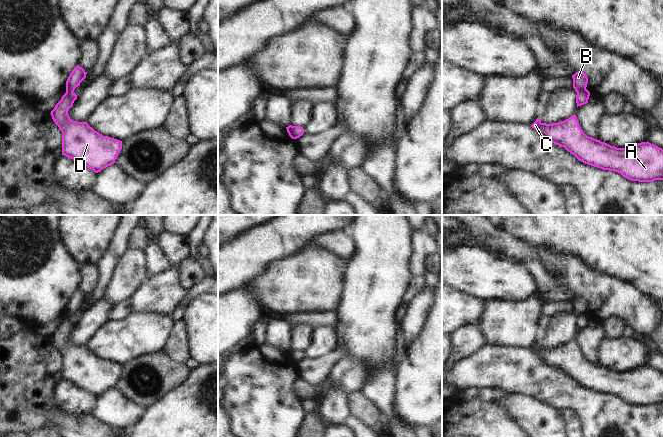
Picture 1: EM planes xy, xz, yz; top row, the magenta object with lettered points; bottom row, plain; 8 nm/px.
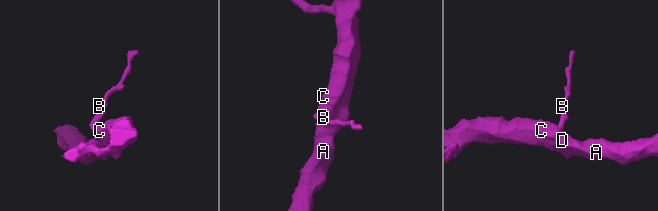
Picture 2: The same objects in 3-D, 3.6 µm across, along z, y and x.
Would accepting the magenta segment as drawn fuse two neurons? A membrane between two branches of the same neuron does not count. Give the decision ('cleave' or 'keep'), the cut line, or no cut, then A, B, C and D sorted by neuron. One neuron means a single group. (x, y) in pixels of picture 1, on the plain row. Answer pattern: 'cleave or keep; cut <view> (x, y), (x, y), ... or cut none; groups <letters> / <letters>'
cleave; cut yz (585, 312), (577, 317); groups A C D / B

